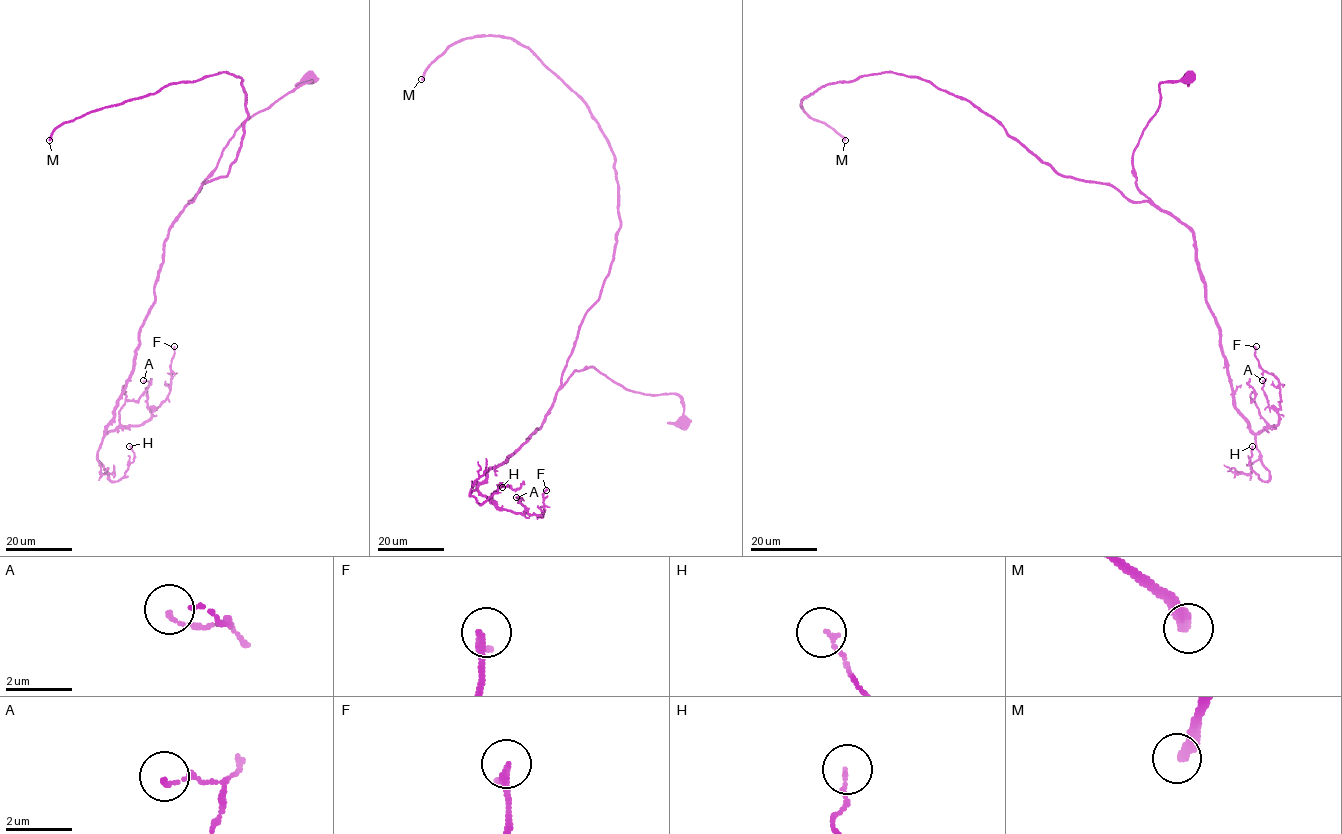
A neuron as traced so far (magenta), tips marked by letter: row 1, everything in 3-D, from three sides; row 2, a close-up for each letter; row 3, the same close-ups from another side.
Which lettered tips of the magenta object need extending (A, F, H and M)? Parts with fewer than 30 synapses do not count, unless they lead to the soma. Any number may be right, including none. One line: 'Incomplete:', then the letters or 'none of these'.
Incomplete: M

